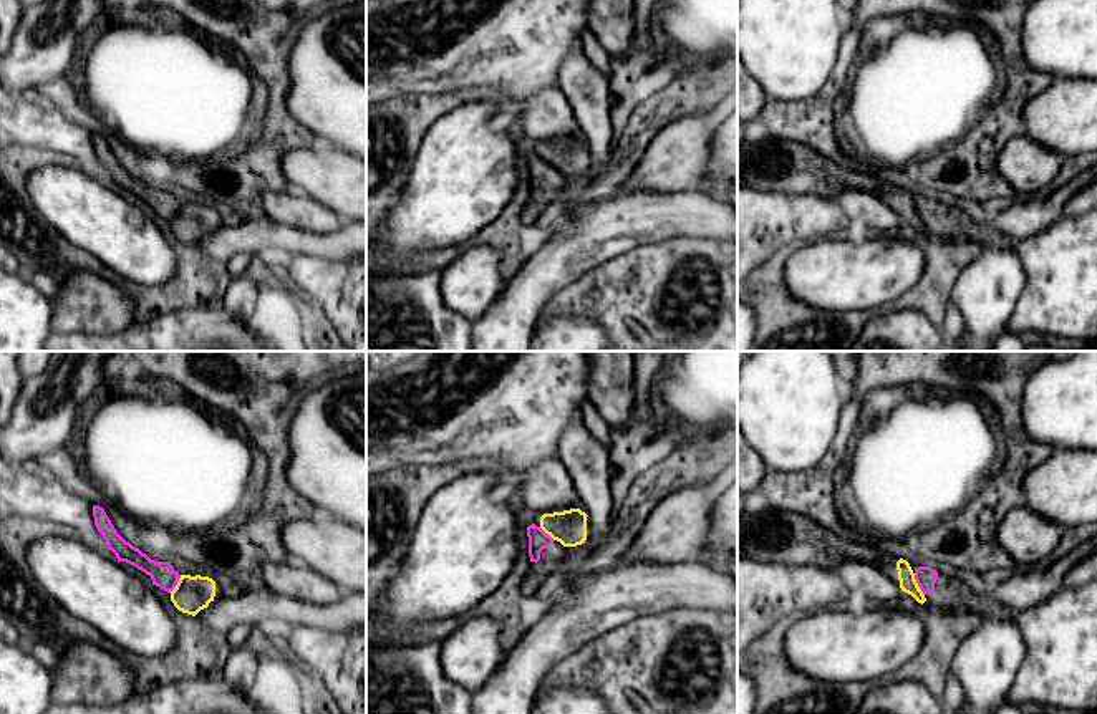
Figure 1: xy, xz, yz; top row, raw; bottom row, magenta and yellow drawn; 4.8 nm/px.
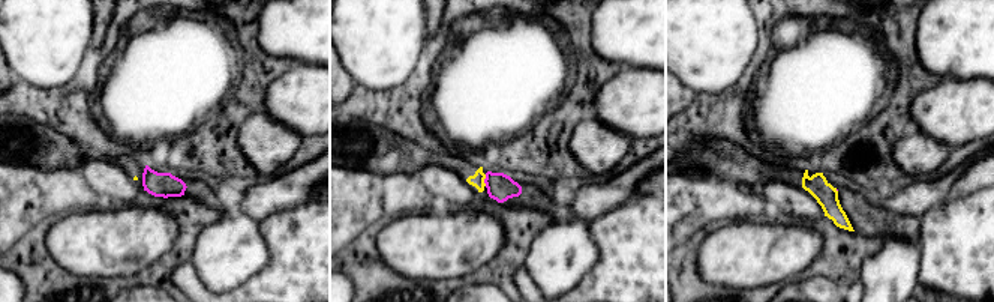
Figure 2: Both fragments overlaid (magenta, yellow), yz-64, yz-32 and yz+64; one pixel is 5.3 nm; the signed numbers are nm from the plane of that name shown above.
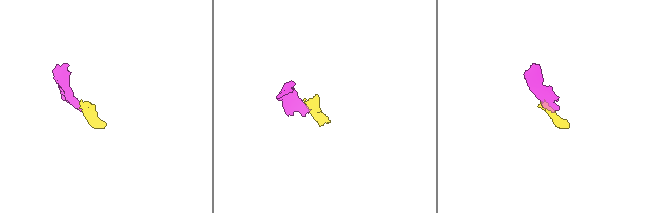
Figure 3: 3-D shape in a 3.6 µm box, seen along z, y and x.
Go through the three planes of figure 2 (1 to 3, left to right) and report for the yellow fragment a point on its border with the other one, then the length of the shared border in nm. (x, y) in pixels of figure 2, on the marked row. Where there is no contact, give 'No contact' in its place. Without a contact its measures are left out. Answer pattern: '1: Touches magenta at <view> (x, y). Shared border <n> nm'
1: No contact
2: Touches magenta at yz-32 (485, 181). Shared border 60 nm
3: No contact

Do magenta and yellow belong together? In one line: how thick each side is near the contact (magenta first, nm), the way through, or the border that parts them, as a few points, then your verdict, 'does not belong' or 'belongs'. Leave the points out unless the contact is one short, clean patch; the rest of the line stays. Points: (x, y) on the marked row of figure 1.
100 nm thick on the magenta side, 80 nm on the other; border along yz (913, 574), (923, 595); does not belong

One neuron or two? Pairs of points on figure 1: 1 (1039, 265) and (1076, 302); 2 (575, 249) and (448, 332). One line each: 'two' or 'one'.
1: one
2: two

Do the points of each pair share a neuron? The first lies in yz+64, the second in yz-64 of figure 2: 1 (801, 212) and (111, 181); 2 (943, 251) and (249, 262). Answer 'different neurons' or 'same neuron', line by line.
1: same neuron
2: different neurons

